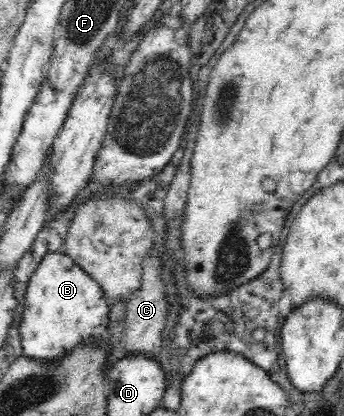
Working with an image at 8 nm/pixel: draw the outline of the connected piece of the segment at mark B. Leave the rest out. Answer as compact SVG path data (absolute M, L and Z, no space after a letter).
M48 250L39 261L37 270L28 281L25 294L25 306L19 324L23 352L27 357L39 361L57 359L67 351L75 350L75 346L82 344L97 344L108 337L110 302L103 293L103 287L97 283L79 263L61 251Z

